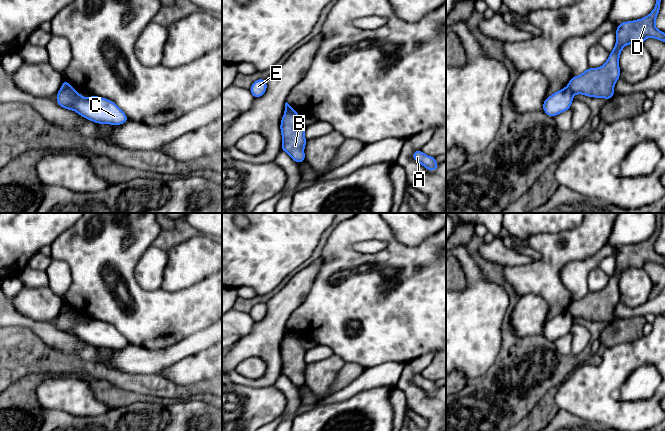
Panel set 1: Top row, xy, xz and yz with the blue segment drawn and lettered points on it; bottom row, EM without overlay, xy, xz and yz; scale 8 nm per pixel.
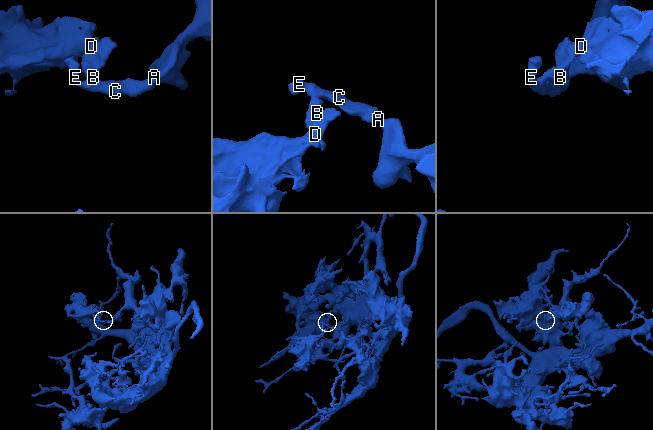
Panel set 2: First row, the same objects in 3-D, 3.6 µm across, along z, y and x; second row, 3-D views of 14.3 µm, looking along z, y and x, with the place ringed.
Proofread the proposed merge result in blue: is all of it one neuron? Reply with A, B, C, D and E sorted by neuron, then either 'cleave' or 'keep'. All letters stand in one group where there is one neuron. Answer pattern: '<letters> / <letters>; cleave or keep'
A C E / B D; cleave

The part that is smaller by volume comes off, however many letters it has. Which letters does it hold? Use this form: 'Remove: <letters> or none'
Remove: B, D

